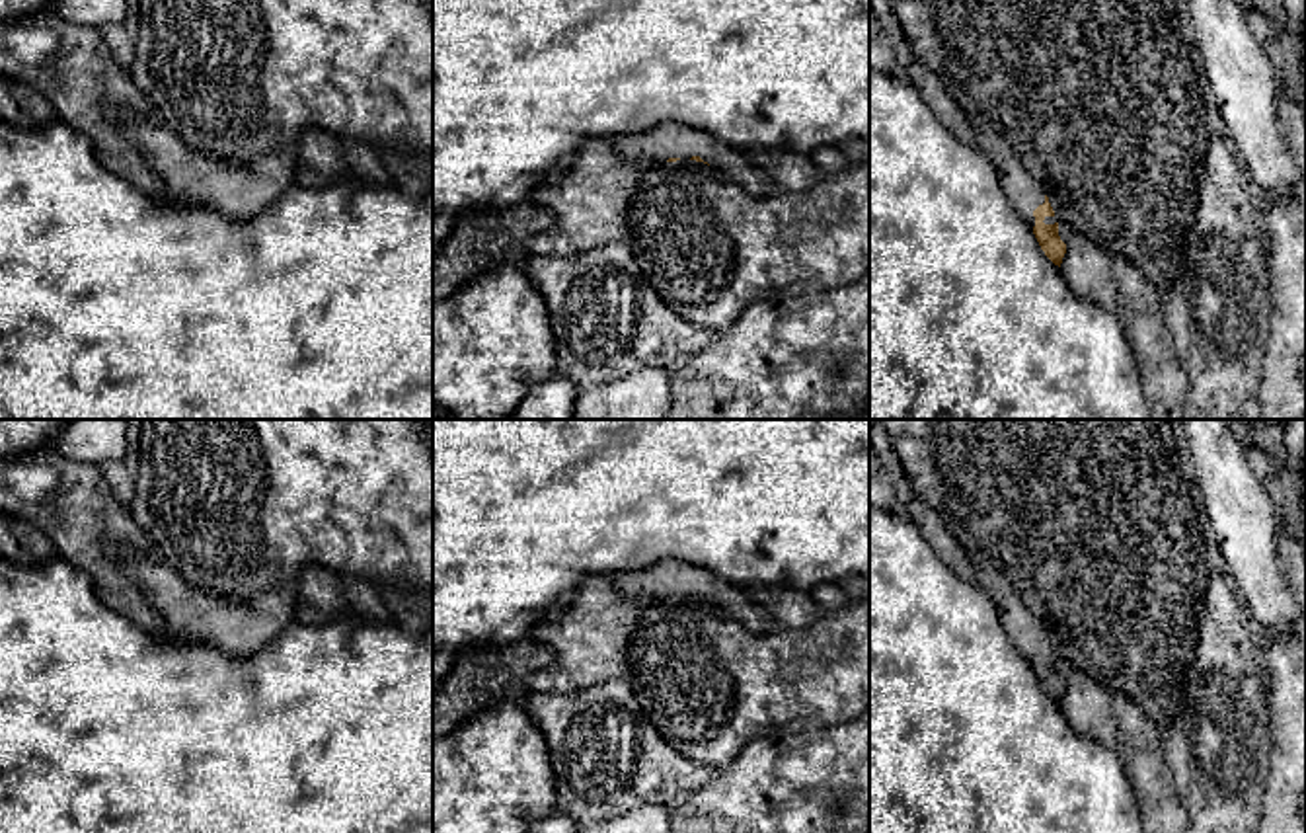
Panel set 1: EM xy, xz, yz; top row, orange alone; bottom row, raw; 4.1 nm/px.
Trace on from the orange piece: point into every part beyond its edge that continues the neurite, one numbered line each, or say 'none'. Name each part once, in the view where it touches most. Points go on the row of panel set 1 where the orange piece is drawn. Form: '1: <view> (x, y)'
1: yz (1024, 194)

